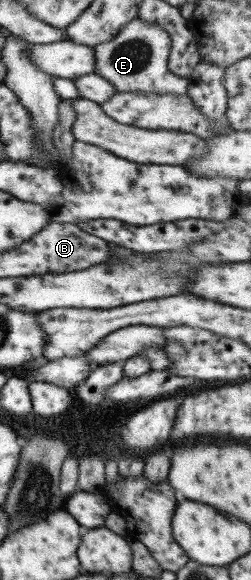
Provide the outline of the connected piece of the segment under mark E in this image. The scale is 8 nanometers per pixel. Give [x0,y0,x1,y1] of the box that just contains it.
[92,17,187,94]

